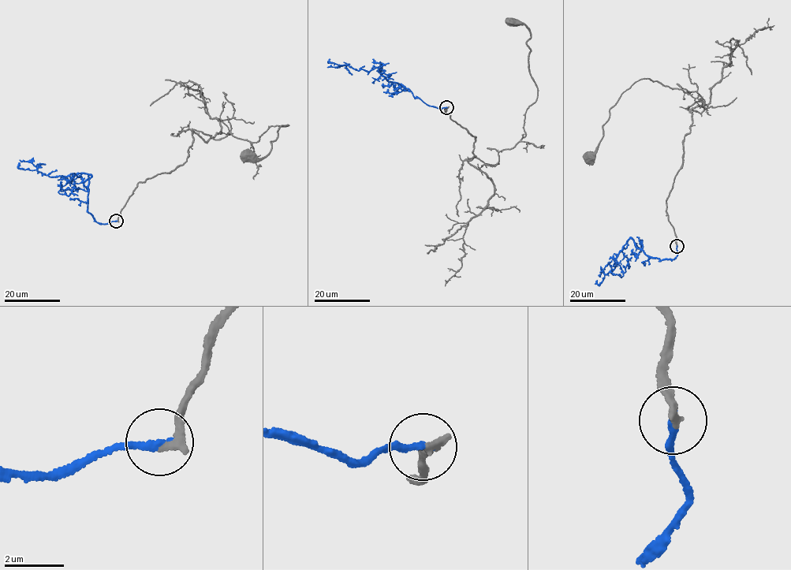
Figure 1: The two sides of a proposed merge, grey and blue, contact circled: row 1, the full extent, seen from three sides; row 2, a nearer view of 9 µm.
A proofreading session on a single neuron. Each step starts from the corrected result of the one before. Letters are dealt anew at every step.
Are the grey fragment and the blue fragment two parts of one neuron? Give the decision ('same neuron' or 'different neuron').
same neuron

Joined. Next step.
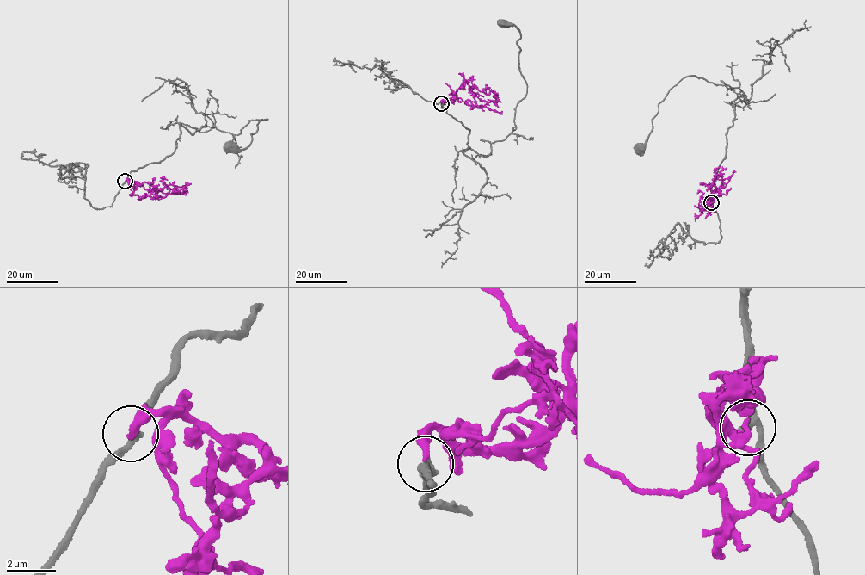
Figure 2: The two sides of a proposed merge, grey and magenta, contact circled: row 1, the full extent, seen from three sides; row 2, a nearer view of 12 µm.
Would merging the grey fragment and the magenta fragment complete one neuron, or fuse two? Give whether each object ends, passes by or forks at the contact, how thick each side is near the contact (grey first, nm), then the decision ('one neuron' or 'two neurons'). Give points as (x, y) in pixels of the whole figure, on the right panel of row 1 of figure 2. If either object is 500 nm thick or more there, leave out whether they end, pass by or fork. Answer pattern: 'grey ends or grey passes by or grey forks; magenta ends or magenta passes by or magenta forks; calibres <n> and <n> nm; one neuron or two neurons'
grey passes by; magenta ends; calibres 280 and 240 nm; one neuron

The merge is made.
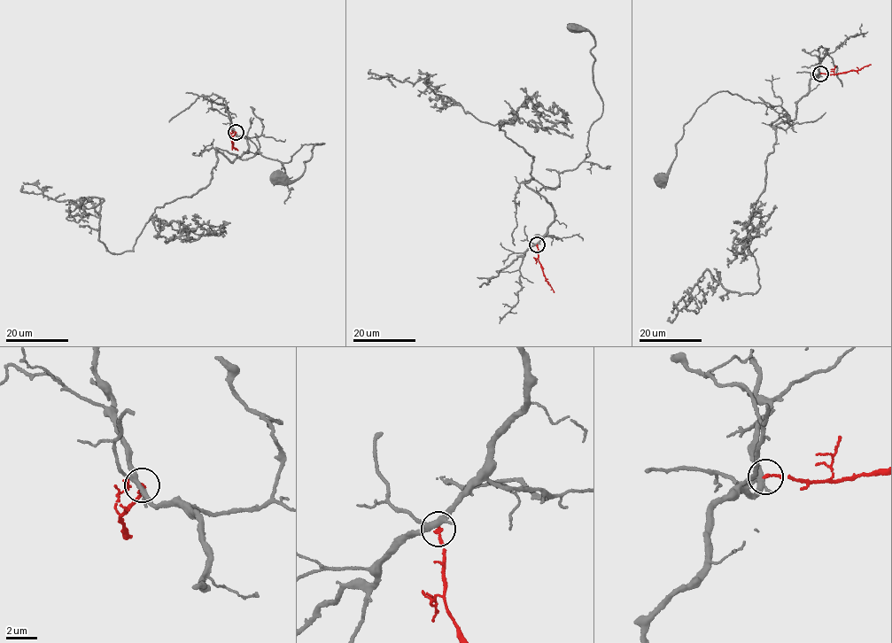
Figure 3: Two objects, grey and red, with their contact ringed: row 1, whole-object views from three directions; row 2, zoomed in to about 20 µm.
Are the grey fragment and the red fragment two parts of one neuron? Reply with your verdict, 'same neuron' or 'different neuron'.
different neuron

